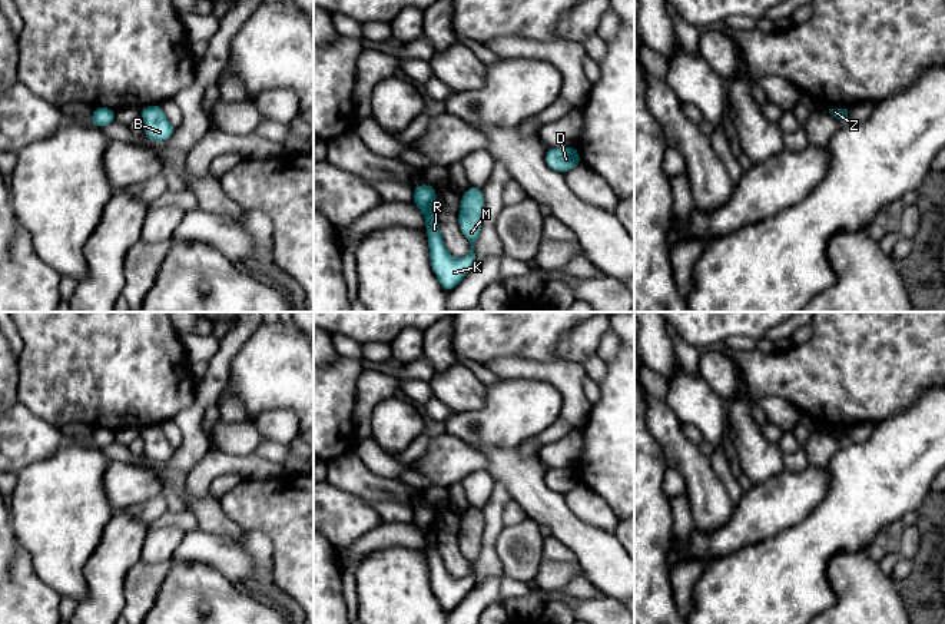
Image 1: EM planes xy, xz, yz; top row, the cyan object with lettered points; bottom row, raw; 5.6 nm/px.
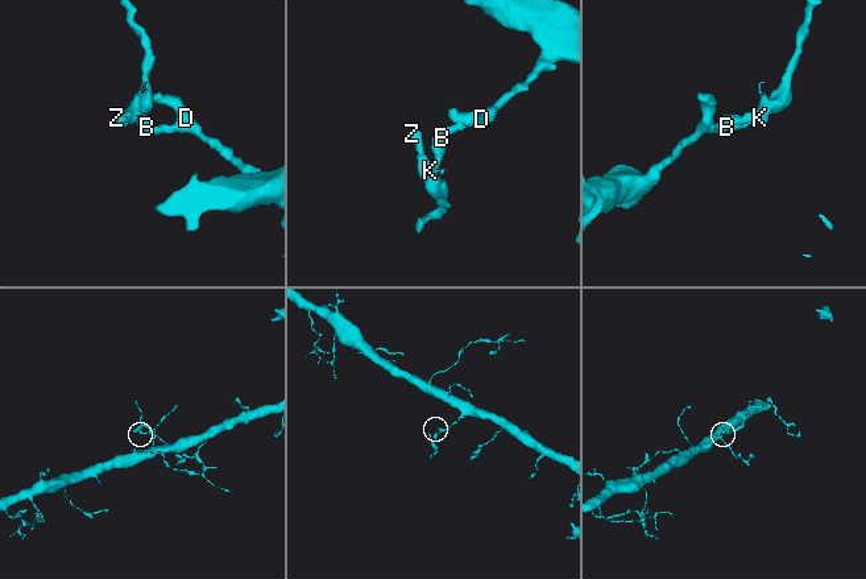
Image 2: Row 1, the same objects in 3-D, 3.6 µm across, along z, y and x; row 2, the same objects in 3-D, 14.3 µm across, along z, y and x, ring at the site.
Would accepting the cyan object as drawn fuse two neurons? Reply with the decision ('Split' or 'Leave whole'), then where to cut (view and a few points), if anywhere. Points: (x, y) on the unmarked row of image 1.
Leave whole. No split

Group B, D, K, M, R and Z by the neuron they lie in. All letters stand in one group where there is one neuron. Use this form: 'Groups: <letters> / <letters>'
Groups: B D K M R Z

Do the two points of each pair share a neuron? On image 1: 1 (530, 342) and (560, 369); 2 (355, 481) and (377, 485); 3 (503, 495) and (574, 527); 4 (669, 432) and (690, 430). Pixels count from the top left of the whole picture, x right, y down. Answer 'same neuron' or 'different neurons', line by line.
1: different neurons
2: same neuron
3: different neurons
4: different neurons

